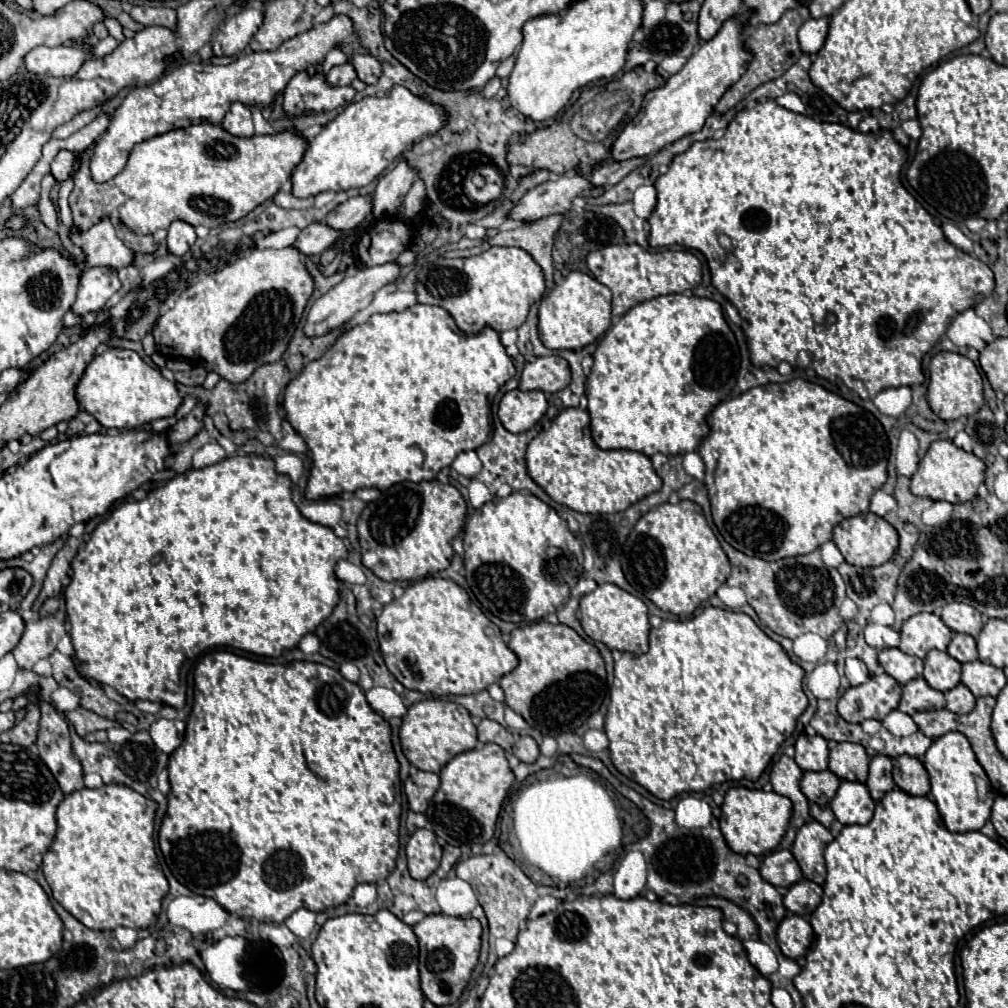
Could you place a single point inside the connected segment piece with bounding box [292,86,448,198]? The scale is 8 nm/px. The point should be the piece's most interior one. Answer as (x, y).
(360, 143)

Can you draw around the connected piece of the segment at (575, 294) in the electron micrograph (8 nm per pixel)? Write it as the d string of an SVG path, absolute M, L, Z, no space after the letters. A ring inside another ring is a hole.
M570 272L560 286L556 286L538 308L538 332L542 344L550 350L582 350L596 342L612 324L610 316L612 292L582 272Z

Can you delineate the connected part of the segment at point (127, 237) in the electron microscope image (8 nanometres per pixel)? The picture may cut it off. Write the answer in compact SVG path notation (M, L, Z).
M122 222L116 224L116 228L118 228L118 234L120 234L122 242L124 242L130 250L134 250L136 254L152 254L152 252L158 250L158 242L154 240L152 234L148 234L148 236L134 234L134 232L132 232L130 228L126 228Z

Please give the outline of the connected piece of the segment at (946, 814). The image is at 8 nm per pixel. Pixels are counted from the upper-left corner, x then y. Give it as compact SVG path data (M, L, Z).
M948 732L932 742L932 746L924 754L924 768L928 770L930 784L932 784L932 800L936 802L942 820L950 832L970 832L980 830L986 820L990 818L992 796L986 802L978 800L976 792L976 778L986 778L982 766L976 762L974 752L960 732Z

